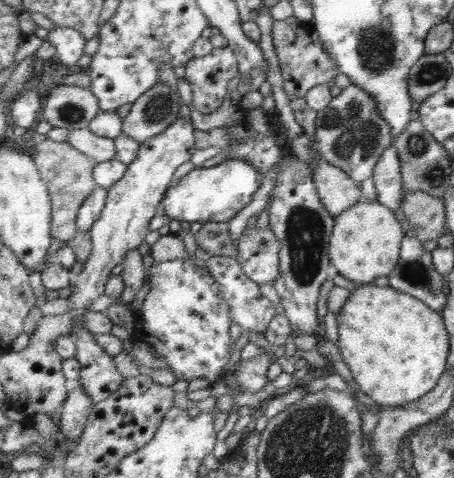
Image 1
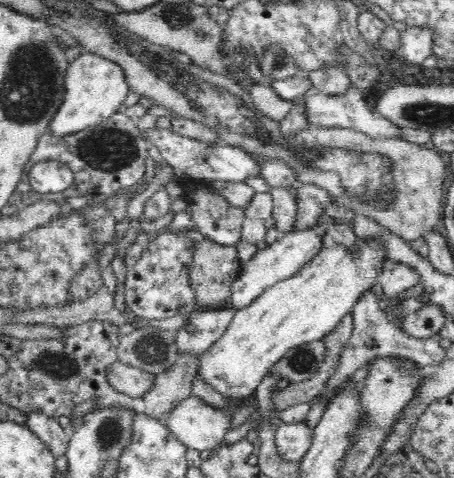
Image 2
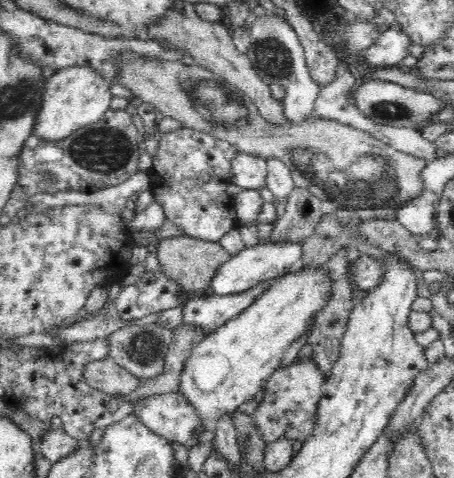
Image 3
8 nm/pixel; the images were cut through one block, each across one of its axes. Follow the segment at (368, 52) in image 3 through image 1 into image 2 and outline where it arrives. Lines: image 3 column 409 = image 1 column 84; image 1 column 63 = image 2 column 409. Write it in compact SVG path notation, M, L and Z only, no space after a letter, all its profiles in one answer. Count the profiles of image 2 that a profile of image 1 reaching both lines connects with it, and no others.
M408 28L402 32L402 48L396 52L398 58L406 60L406 64L420 66L428 56L434 54L436 32L432 28Z

